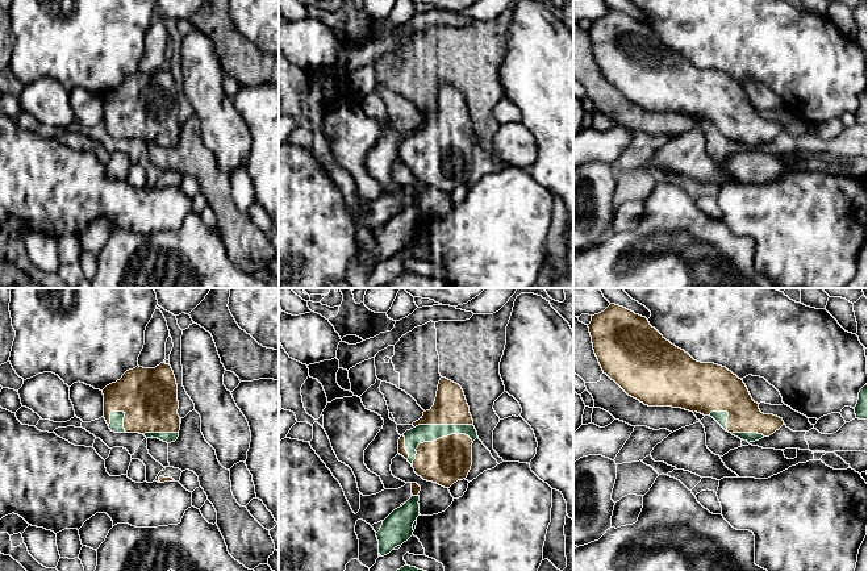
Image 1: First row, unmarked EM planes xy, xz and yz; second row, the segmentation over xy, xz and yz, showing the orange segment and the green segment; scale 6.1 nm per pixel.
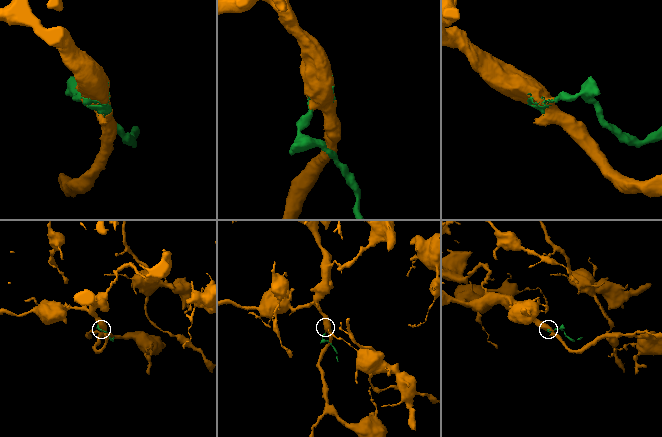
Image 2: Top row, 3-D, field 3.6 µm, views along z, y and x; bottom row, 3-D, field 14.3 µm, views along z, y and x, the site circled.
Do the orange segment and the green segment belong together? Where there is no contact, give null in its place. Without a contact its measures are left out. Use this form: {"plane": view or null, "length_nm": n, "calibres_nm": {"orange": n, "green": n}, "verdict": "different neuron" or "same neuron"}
{"plane": "xz", "length_nm": 400, "calibres_nm": {"orange": 280, "green": 110}, "verdict": "same neuron"}

